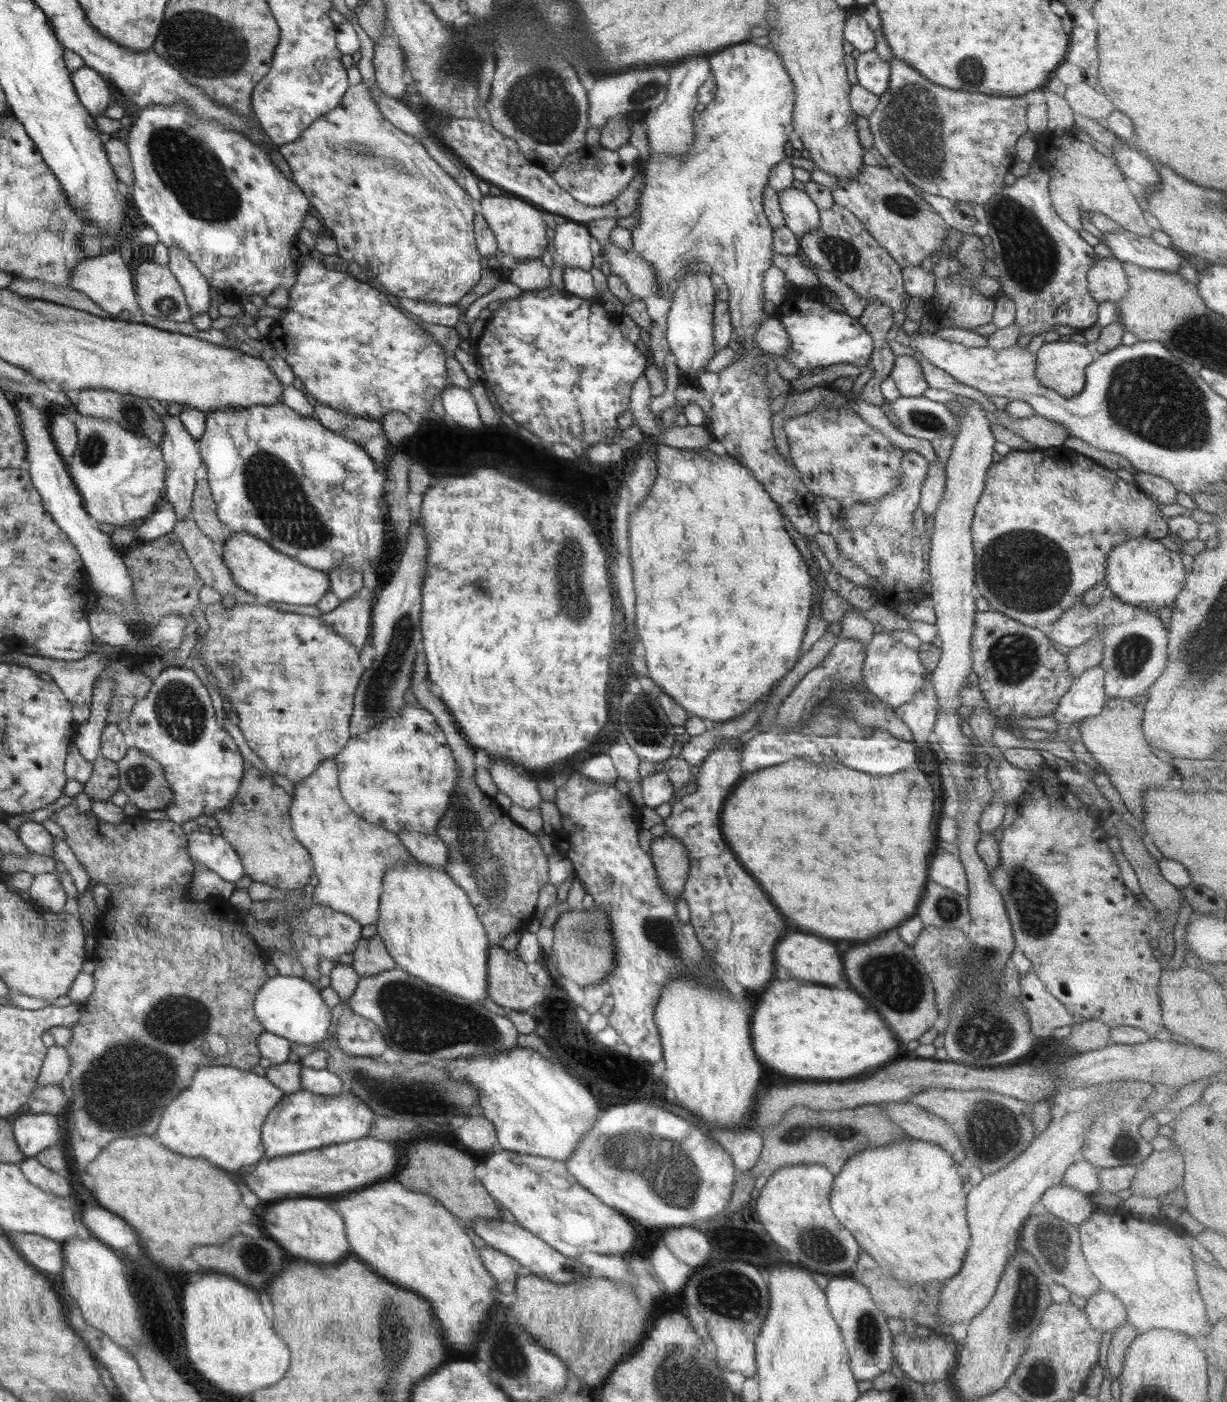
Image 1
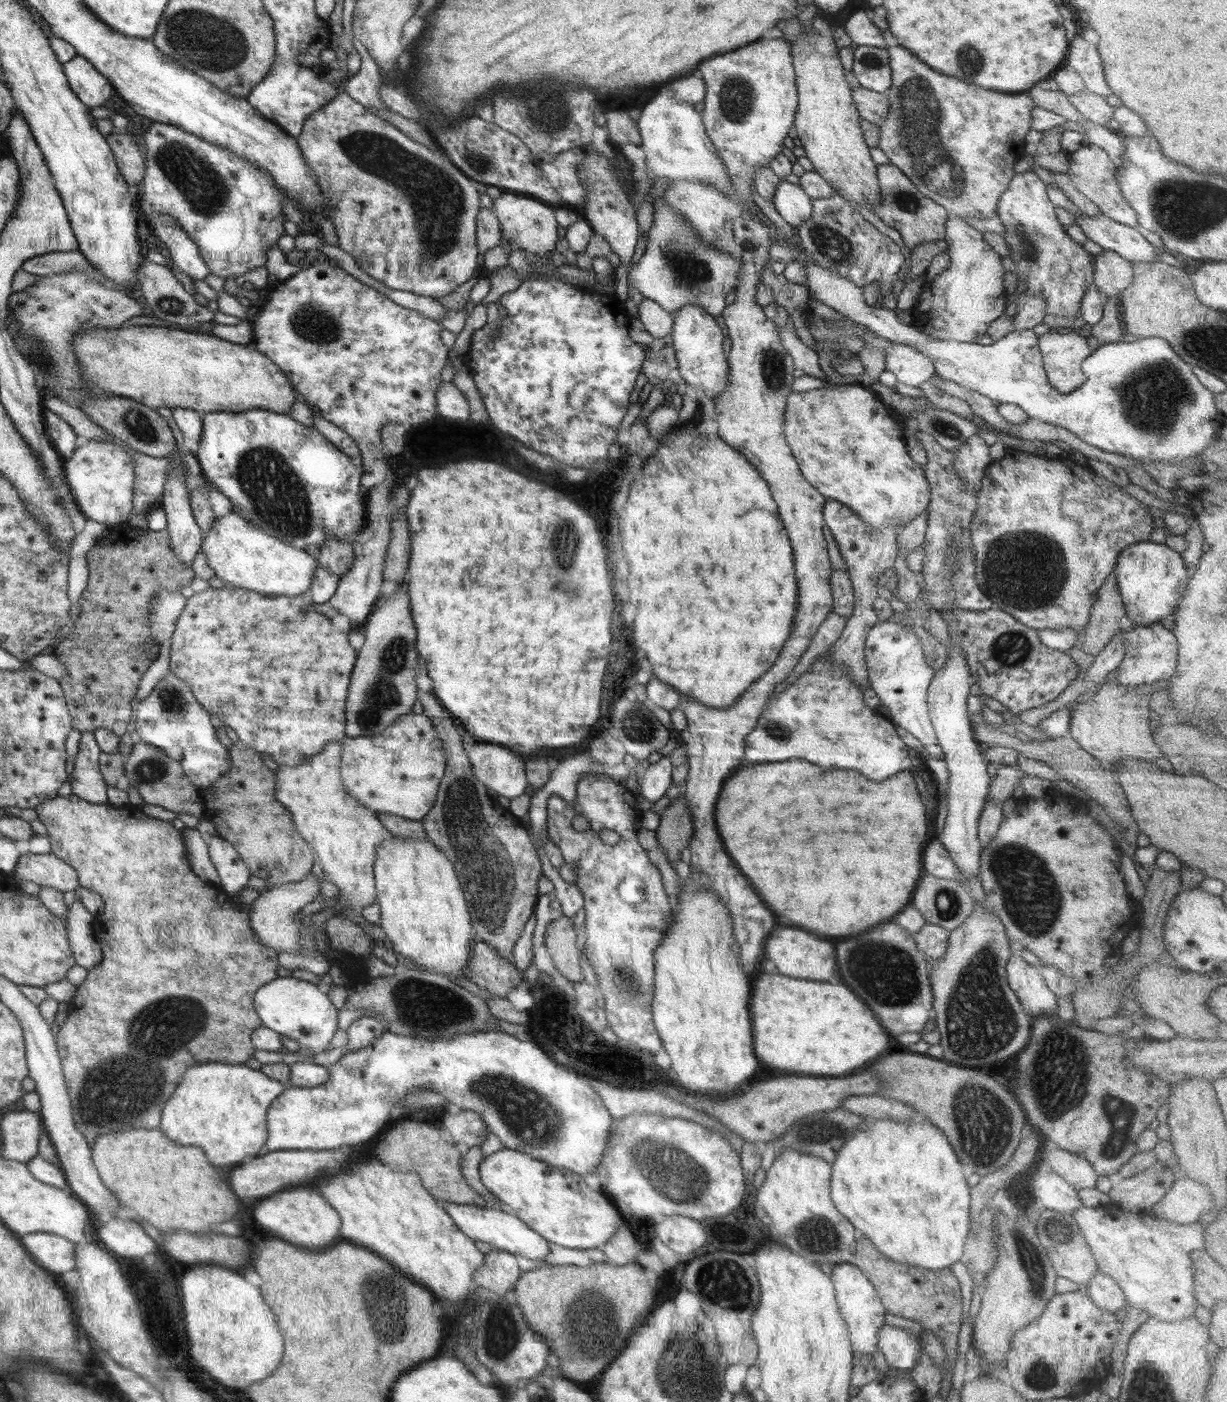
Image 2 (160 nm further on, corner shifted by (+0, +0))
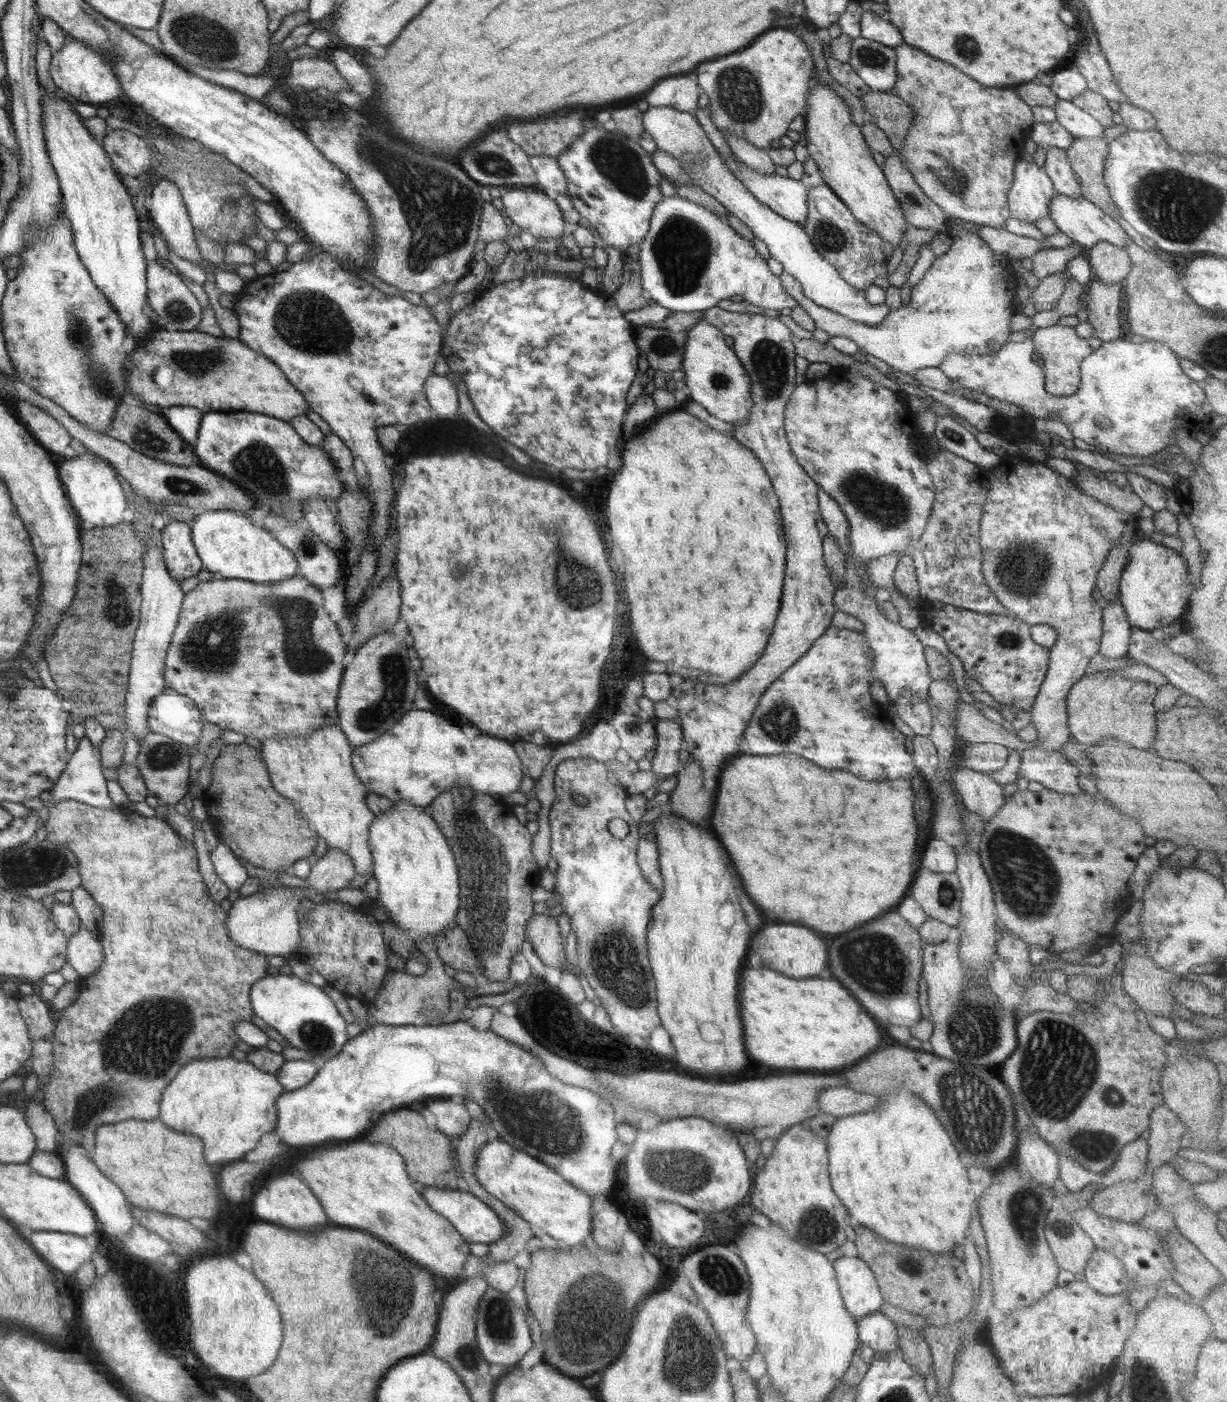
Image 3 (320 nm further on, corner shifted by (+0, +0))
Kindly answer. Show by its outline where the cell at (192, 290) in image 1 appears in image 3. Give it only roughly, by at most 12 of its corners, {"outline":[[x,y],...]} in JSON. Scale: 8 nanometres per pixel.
{"outline":[[159,179],[147,197],[153,226],[174,254],[218,266],[200,255],[175,182]]}

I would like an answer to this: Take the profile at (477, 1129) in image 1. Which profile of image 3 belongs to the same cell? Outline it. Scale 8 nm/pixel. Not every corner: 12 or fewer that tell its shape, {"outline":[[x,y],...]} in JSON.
{"outline":[[427,1099],[436,1128],[458,1137],[473,1119],[464,1102]]}

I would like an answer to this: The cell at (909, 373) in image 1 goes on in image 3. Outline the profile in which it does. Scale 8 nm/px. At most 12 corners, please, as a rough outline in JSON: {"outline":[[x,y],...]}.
{"outline":[[953,229],[880,324],[818,306],[817,329],[913,376],[1011,342],[1012,260]]}

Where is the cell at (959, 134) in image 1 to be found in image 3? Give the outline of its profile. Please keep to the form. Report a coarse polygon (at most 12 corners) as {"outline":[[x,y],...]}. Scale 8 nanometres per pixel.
{"outline":[[903,43],[895,154],[949,217],[1004,229],[1032,107]]}

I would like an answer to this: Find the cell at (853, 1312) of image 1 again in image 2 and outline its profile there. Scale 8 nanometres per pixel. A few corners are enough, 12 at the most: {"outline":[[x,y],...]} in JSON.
{"outline":[[852,1263],[831,1274],[854,1352],[877,1350],[885,1306]]}

